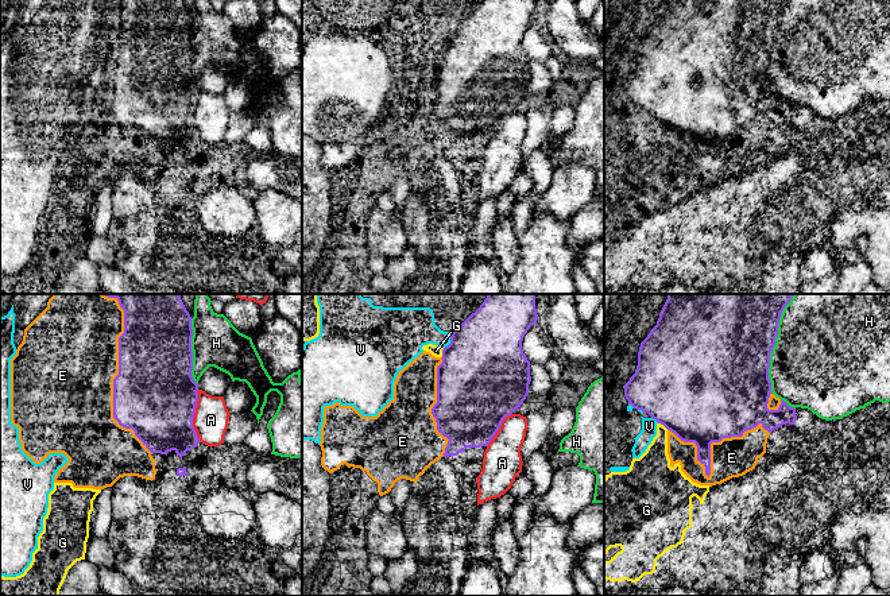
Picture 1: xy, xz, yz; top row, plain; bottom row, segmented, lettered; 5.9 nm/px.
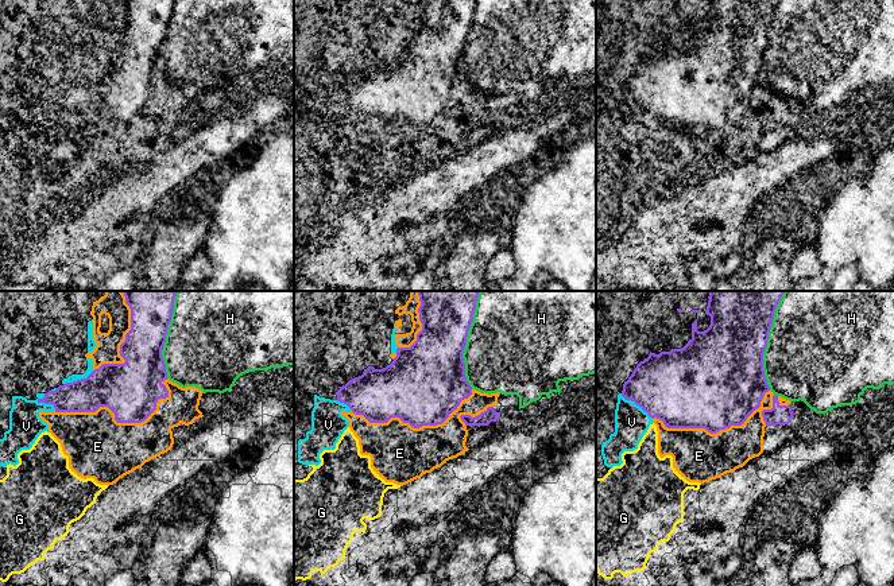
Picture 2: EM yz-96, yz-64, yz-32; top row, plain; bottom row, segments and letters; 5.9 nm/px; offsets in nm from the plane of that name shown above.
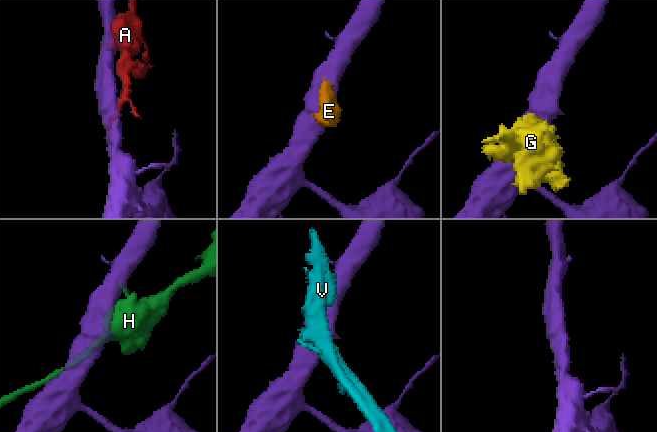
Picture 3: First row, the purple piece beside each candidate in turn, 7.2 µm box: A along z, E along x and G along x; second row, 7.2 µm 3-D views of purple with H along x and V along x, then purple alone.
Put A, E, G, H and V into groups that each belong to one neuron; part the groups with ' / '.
A / E V / G / H

